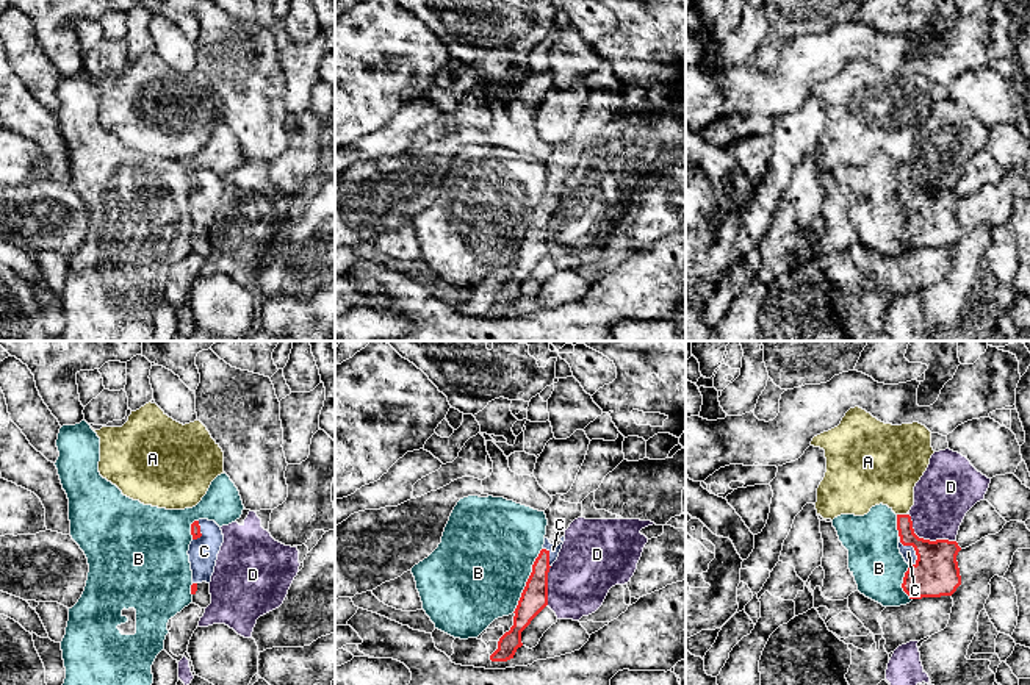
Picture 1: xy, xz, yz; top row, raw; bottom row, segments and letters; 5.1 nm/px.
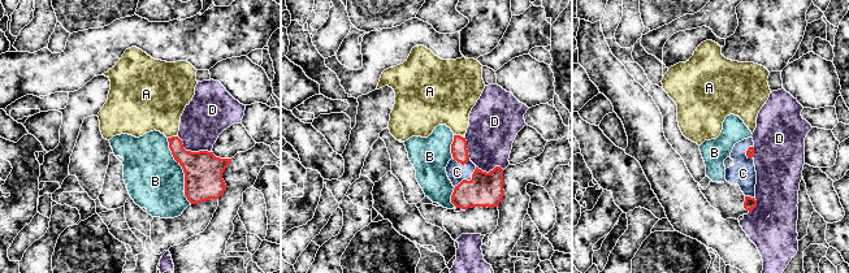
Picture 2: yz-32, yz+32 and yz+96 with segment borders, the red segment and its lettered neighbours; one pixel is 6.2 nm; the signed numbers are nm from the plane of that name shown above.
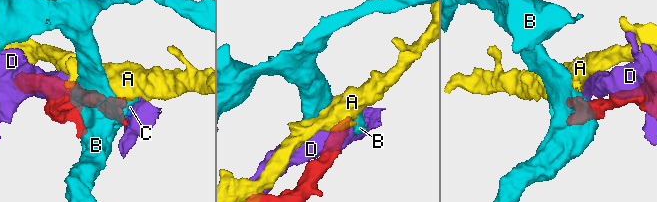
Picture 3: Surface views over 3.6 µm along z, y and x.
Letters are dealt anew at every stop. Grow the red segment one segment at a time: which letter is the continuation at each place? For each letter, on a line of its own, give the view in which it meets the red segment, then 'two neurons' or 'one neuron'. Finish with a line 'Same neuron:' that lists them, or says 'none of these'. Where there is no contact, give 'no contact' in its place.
A: contact in yz; two neurons
B: contact in xz; two neurons
C: contact in yz; one neuron
D: contact in yz; two neurons
Same neuron: C

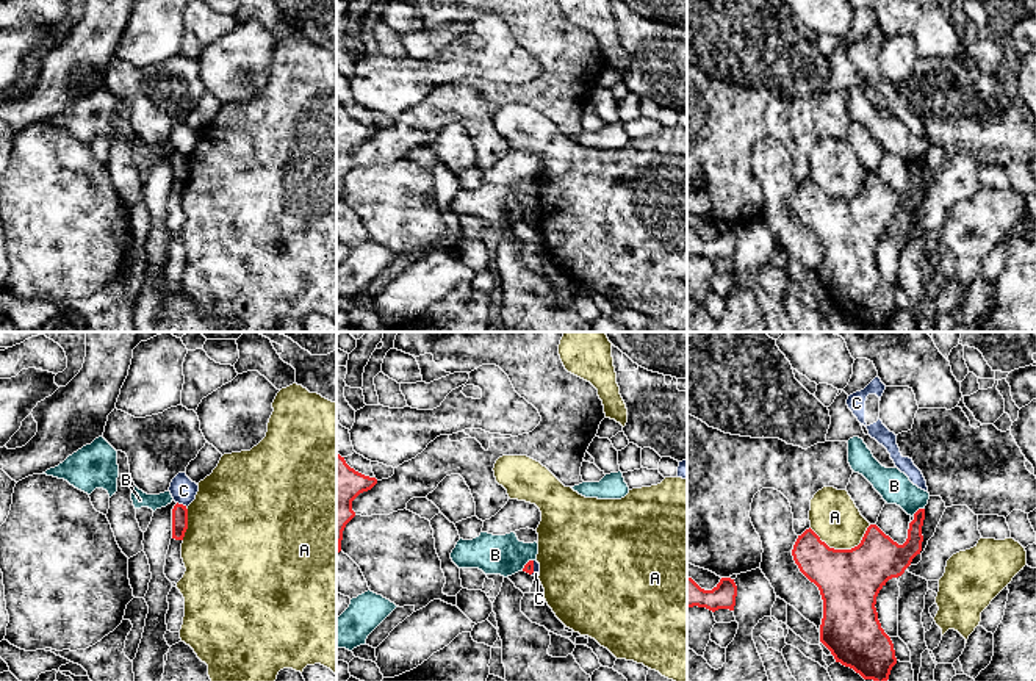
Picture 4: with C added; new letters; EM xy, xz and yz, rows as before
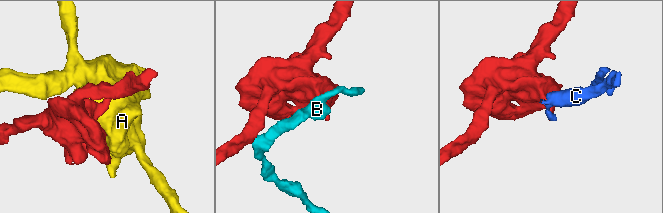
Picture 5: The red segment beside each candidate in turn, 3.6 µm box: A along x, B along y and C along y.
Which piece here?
A: contact in yz; two neurons
B: contact in yz; two neurons
C: contact in xy; two neurons
Same neuron: none of these

